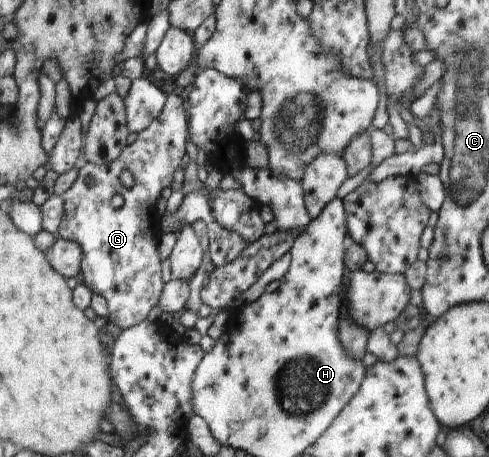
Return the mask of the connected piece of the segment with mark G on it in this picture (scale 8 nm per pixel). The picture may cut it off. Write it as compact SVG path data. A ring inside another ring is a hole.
M173 92L172 94L167 95L166 103L160 116L156 117L156 120L152 121L152 124L148 125L147 129L144 129L140 134L138 134L134 143L127 145L126 149L120 153L120 157L118 157L116 161L108 165L94 165L94 163L89 162L81 163L77 167L79 175L77 176L76 182L72 187L70 187L70 189L68 189L68 191L66 191L66 193L64 193L64 195L60 197L62 201L64 201L64 217L59 227L59 232L62 236L61 239L74 241L82 249L83 253L79 281L83 282L84 285L92 291L92 294L102 295L102 297L106 299L108 313L110 313L110 317L108 317L109 323L114 323L114 325L116 325L121 331L133 327L134 325L138 325L138 323L147 319L152 308L158 305L158 301L160 301L160 293L162 293L162 287L165 286L165 283L162 280L162 262L158 252L160 240L163 235L163 230L161 229L162 216L158 213L157 203L160 197L167 194L173 181L174 173L181 169L182 158L186 154L186 143L190 141L190 133L188 132L188 129L189 114L185 97L180 92ZM124 170L129 171L132 174L132 177L134 177L134 185L132 185L130 189L126 189L122 183L120 183L120 174ZM116 194L121 195L124 199L124 203L120 208L114 208L111 205L111 200Z

